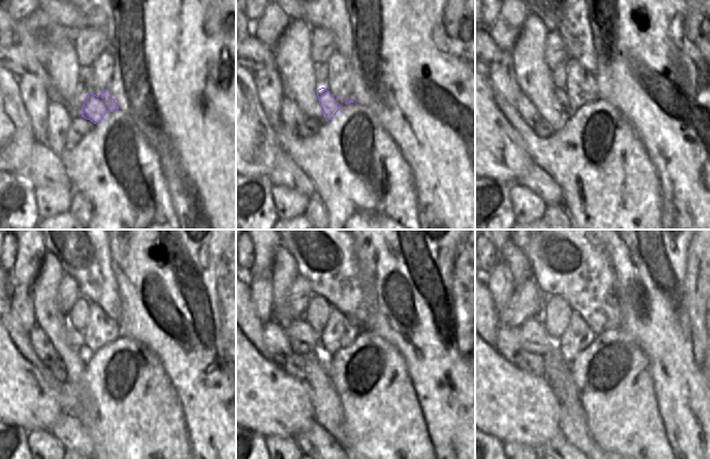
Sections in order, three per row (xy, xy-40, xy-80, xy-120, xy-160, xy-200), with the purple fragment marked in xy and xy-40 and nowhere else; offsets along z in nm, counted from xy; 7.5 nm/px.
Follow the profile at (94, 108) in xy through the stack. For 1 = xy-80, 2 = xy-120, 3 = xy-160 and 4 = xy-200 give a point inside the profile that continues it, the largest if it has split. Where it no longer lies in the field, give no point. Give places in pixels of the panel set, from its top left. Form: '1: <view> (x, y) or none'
1: xy-80 (561, 94)
2: xy-120 (75, 337)
3: xy-160 (302, 338)
4: xy-200 (535, 338)

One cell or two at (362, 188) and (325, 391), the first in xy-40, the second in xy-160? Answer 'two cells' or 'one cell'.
two cells

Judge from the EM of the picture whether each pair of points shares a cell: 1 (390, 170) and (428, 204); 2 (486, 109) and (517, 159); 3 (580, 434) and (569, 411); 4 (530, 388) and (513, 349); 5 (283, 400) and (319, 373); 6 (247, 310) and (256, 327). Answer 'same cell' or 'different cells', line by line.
1: different cells
2: same cell
3: same cell
4: different cells
5: different cells
6: same cell

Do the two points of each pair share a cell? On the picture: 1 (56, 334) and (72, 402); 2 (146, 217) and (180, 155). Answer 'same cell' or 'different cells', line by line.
1: same cell
2: different cells

